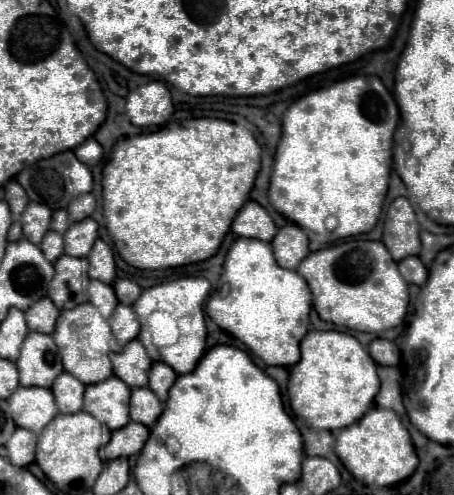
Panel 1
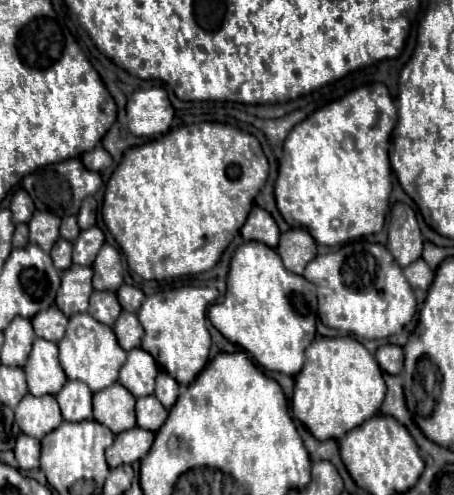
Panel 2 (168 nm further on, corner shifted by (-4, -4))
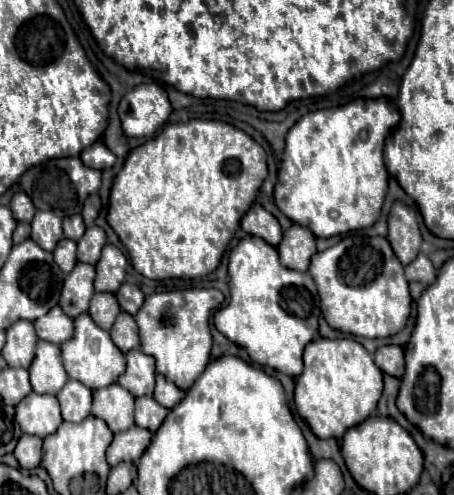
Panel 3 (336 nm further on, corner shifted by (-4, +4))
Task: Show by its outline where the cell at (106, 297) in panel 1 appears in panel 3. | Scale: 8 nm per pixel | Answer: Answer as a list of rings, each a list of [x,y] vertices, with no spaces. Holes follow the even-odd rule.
[[[98,292],[92,296],[92,302],[90,302],[90,318],[102,328],[102,330],[110,330],[116,316],[120,312],[120,306],[116,302],[116,296],[110,294],[110,292]]]

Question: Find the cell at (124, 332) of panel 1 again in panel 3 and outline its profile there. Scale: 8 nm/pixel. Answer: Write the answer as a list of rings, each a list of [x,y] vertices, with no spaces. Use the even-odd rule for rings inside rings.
[[[120,312],[112,330],[110,330],[112,342],[126,354],[130,352],[130,348],[138,348],[138,326],[134,322],[134,318],[128,312]]]

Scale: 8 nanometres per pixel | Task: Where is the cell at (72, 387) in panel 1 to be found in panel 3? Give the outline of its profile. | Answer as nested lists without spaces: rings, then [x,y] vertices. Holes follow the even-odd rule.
[[[68,380],[66,388],[58,394],[58,402],[62,408],[62,418],[70,422],[84,420],[90,416],[90,406],[92,406],[92,390],[86,388],[78,380]]]

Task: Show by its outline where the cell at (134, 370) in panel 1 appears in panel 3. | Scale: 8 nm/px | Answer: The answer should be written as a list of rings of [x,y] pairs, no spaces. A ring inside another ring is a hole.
[[[130,350],[126,354],[126,372],[118,378],[118,384],[132,396],[152,396],[154,392],[154,358],[142,350]]]

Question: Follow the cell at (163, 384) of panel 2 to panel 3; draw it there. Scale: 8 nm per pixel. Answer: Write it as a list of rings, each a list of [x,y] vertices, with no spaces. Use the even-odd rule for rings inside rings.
[[[158,376],[158,384],[154,390],[154,400],[158,400],[158,404],[162,404],[166,410],[174,408],[174,404],[178,404],[178,400],[182,400],[184,392],[170,380],[166,380],[164,376]]]

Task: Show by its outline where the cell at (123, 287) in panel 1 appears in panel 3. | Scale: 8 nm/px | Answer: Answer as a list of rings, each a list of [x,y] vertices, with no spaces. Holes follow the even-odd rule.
[[[124,282],[120,286],[120,290],[116,292],[116,300],[124,312],[130,312],[134,316],[140,310],[140,306],[144,304],[144,294],[136,284]]]

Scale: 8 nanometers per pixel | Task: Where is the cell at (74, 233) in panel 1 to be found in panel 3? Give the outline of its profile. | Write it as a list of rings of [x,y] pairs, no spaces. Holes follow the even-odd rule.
[[[92,226],[84,232],[84,236],[78,240],[78,260],[86,264],[96,264],[100,260],[100,252],[106,244],[106,234],[102,228]]]

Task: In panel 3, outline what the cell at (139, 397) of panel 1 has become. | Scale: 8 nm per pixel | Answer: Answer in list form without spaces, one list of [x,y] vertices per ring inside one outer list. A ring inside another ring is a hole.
[[[148,396],[136,398],[136,424],[140,428],[156,432],[160,428],[162,420],[166,418],[166,414],[168,414],[168,410],[162,408],[154,398],[148,398]]]

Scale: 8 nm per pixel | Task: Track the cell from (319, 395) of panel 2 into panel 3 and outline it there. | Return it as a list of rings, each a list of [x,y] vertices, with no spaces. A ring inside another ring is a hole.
[[[316,338],[304,348],[304,372],[296,380],[296,410],[298,414],[308,422],[310,430],[316,434],[316,438],[342,438],[346,428],[352,428],[354,424],[360,424],[372,412],[376,410],[376,404],[382,394],[382,372],[374,364],[372,356],[366,352],[362,344],[358,344],[352,338],[342,340],[328,340],[328,338]]]

